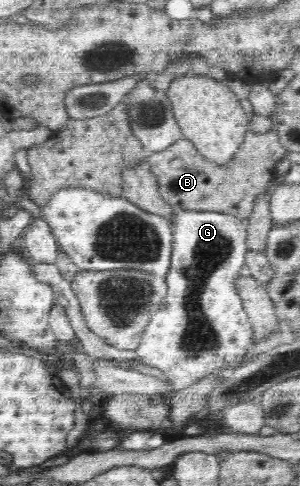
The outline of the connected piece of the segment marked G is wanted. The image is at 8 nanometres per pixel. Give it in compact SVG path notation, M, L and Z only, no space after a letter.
M183 209L183 211L174 211L173 213L173 243L171 253L171 265L169 267L169 273L166 275L166 283L169 291L165 295L165 301L162 301L162 305L155 312L154 316L151 316L151 322L147 325L147 328L142 333L141 341L139 345L134 349L138 359L149 367L156 367L161 369L165 373L165 379L173 384L173 390L182 390L190 385L193 385L198 379L205 377L205 375L217 372L219 377L223 370L233 371L239 366L242 366L243 358L246 357L246 349L253 343L254 332L252 323L250 322L248 312L244 309L242 299L236 290L236 279L243 275L243 269L245 265L245 254L247 253L247 234L245 233L245 222L242 219L227 215L225 213L219 213L217 211L189 211Z

